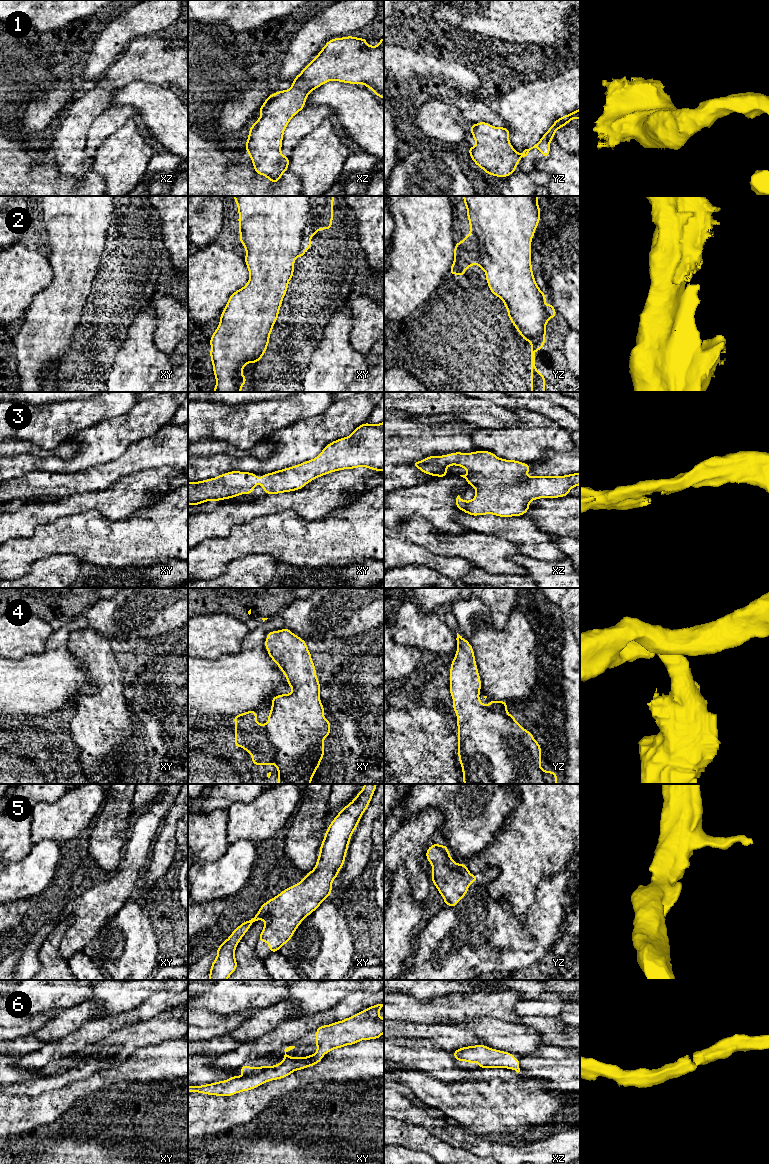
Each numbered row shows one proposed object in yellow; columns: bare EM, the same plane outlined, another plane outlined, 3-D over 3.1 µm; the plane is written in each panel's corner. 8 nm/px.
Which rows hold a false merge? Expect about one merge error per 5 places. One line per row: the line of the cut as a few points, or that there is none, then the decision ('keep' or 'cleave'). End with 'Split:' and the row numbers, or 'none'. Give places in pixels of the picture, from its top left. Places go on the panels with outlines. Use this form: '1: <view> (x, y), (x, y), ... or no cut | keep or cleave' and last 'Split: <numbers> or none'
1: no cut | keep
2: no cut | keep
3: no cut | keep
4: no cut | keep
5: no cut | keep
6: no cut | keep
Split: none

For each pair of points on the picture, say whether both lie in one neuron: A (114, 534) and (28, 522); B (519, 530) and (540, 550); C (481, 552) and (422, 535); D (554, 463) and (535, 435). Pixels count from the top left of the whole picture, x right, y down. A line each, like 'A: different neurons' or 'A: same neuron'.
A: different neurons
B: same neuron
C: same neuron
D: different neurons

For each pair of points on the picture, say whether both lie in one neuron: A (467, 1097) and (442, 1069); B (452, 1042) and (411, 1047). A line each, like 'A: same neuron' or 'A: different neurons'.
A: different neurons
B: different neurons

